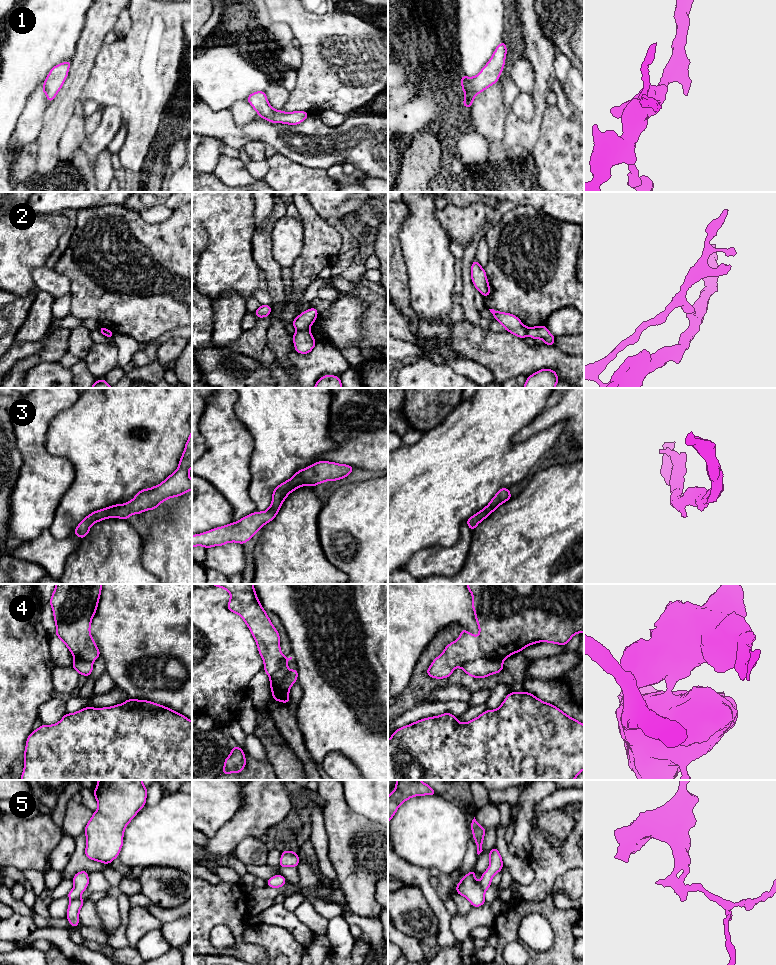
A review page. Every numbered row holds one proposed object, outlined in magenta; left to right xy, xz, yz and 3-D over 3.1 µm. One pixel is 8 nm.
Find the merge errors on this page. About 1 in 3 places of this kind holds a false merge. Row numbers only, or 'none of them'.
2, 4

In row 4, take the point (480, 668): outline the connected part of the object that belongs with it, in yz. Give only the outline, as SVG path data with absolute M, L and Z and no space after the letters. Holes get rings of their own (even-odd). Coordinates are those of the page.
M478 658L462 666L462 670L473 678L486 678L489 675L499 673L503 669L502 660L486 658Z

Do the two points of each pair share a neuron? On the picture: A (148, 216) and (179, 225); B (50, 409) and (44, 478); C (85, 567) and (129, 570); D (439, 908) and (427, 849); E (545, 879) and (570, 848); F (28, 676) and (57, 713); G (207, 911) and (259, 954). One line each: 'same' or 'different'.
A: different
B: same
C: same
D: different
E: same
F: different
G: same

